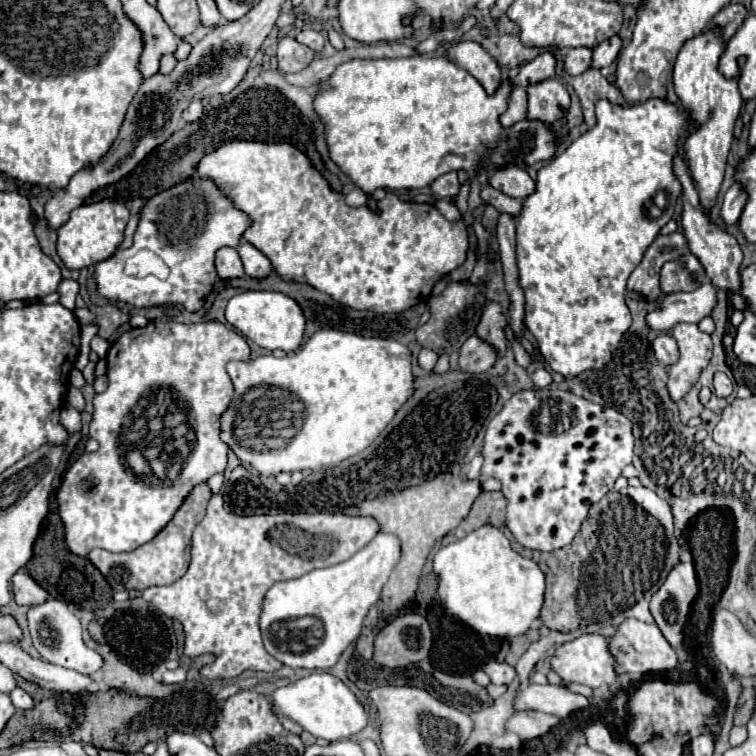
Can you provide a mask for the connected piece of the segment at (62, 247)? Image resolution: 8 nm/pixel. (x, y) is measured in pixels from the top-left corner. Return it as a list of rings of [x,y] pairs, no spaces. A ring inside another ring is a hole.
[[[103,198],[101,202],[83,204],[71,212],[71,218],[57,230],[57,252],[67,268],[81,270],[91,264],[97,264],[109,256],[115,254],[115,250],[121,244],[123,230],[129,220],[129,210],[123,202]]]

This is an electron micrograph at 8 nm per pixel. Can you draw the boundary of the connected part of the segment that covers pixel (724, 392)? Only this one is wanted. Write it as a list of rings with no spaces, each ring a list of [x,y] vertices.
[[[715,374],[715,382],[713,382],[713,386],[715,386],[715,394],[717,394],[717,398],[727,398],[727,396],[731,396],[731,392],[733,392],[733,384],[731,384],[731,380],[725,376],[725,374]]]

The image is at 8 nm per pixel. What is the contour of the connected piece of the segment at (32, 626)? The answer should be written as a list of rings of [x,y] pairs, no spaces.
[[[47,598],[45,602],[31,606],[27,612],[27,620],[29,620],[29,632],[33,638],[33,644],[39,650],[39,654],[43,656],[43,660],[57,664],[57,666],[63,666],[63,668],[77,670],[81,674],[93,674],[99,668],[103,668],[103,664],[105,664],[103,656],[83,642],[81,622],[69,610],[69,604],[65,600]]]

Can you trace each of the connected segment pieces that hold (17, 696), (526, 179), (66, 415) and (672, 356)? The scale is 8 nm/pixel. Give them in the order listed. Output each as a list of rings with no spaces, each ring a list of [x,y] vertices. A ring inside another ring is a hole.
[[[17,686],[9,696],[11,696],[11,700],[13,700],[13,706],[15,706],[15,708],[29,710],[29,708],[33,706],[33,698],[31,698],[23,688],[19,688],[19,686]]]
[[[517,166],[497,170],[489,178],[489,184],[495,190],[499,190],[511,198],[519,198],[519,200],[525,200],[527,196],[531,196],[535,192],[535,180],[531,180],[531,176]]]
[[[65,406],[65,408],[61,410],[59,422],[61,422],[61,426],[69,432],[69,436],[73,436],[75,432],[81,430],[81,416],[79,416],[79,412],[77,412],[73,406]]]
[[[661,332],[653,342],[651,342],[651,348],[655,352],[655,358],[665,366],[669,368],[673,362],[677,362],[677,342],[673,336],[669,336],[667,332]]]

